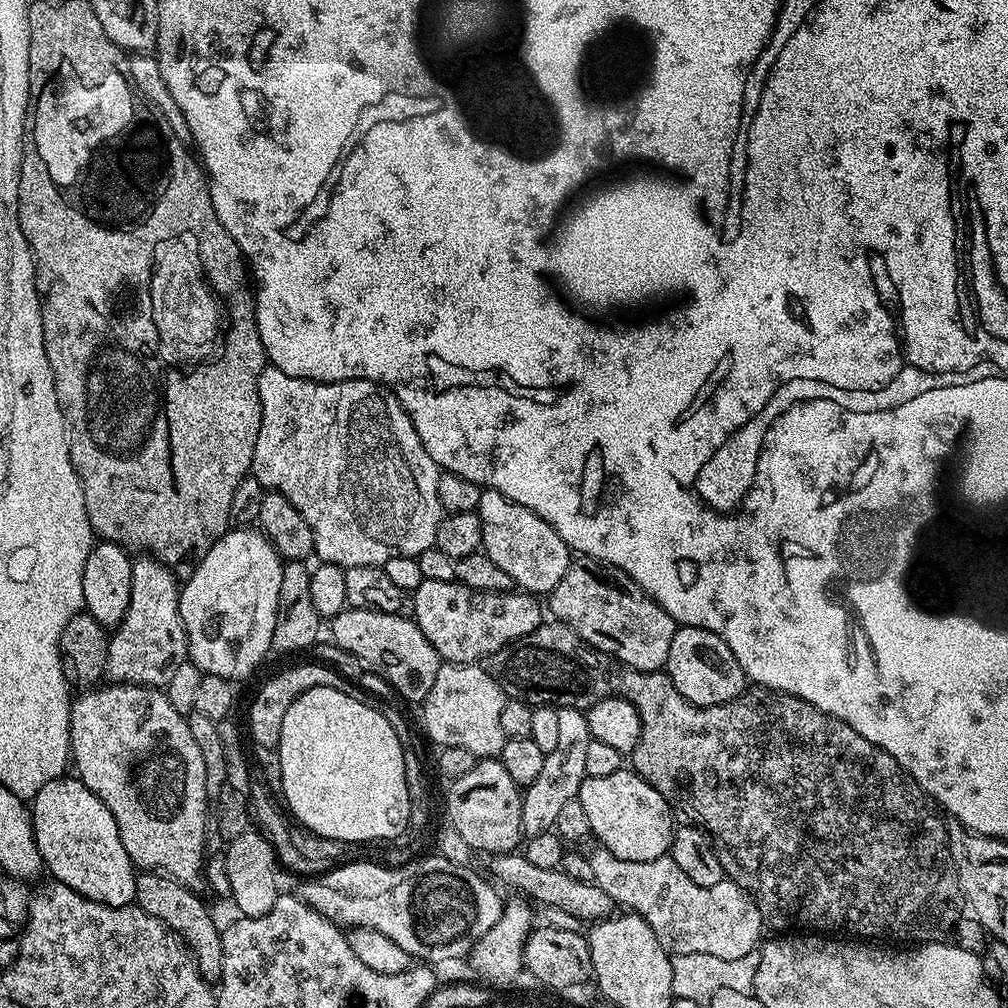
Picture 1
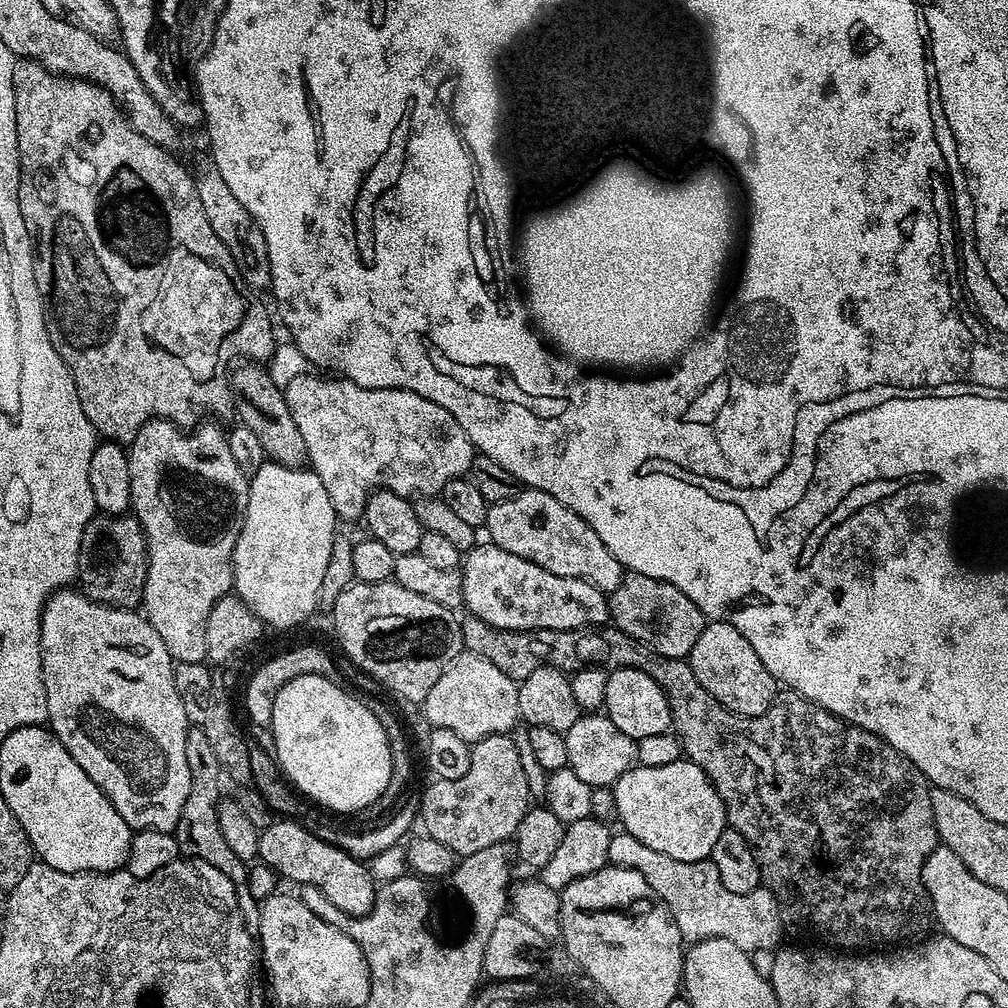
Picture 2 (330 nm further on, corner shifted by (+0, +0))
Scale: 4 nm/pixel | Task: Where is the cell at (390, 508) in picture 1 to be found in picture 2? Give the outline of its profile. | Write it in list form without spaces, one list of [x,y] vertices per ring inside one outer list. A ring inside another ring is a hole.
[[[305,374],[294,378],[293,381],[290,381],[289,384],[282,388],[282,391],[286,406],[290,408],[290,414],[294,418],[294,426],[298,426],[298,430],[302,434],[302,442],[306,442],[308,464],[311,471],[316,472],[322,482],[322,486],[326,486],[326,494],[330,494],[330,500],[336,515],[341,521],[360,520],[368,505],[369,496],[373,495],[377,489],[387,490],[405,498],[432,498],[437,494],[443,493],[446,482],[461,479],[471,469],[474,449],[470,438],[466,438],[462,426],[458,426],[456,419],[442,406],[438,406],[418,394],[408,392],[404,388],[363,388],[358,386],[353,380],[345,380],[343,378],[323,380],[320,376],[312,375]]]

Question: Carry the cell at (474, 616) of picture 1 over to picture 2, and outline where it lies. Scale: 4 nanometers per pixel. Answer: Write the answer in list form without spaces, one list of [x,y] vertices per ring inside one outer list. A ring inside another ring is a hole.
[[[477,546],[467,553],[462,560],[460,585],[464,595],[463,607],[482,622],[502,630],[518,630],[531,632],[534,628],[586,628],[589,626],[604,626],[609,623],[608,596],[595,588],[590,582],[578,578],[566,578],[558,574],[550,574],[550,570],[542,570],[534,562],[526,558],[518,558],[518,554],[510,554],[495,546]]]

